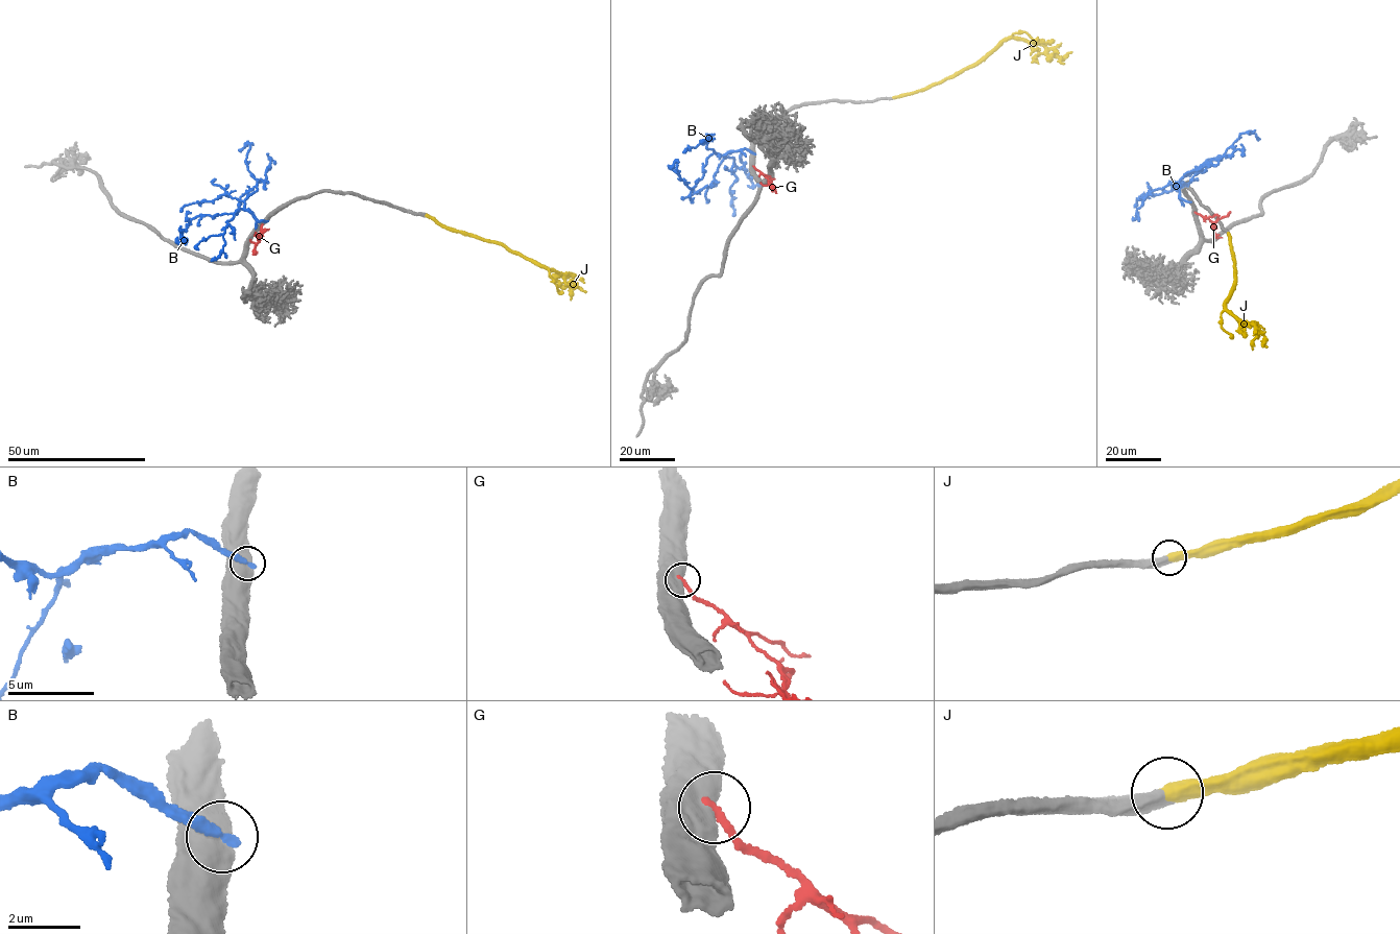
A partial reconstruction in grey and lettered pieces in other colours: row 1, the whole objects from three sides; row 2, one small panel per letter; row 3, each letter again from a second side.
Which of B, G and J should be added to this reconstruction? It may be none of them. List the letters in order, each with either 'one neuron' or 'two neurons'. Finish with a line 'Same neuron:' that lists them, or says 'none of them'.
B: two neurons
G: two neurons
J: one neuron
Same neuron: J

